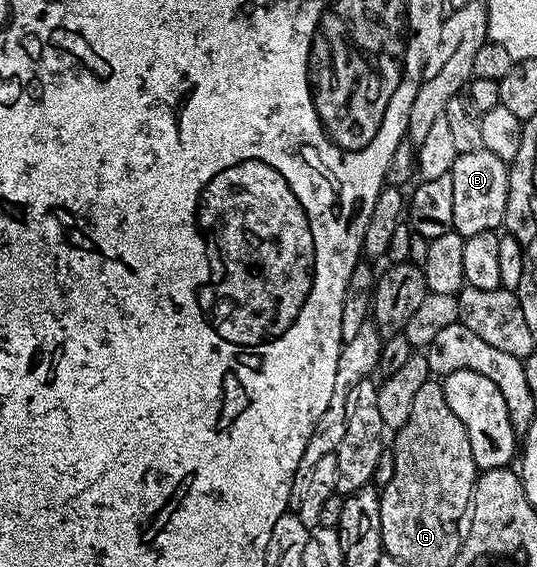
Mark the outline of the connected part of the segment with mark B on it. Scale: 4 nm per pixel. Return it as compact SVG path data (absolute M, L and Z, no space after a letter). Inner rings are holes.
M480 150L459 154L449 171L453 186L453 230L464 239L479 236L479 232L500 231L509 213L510 167L492 152Z

